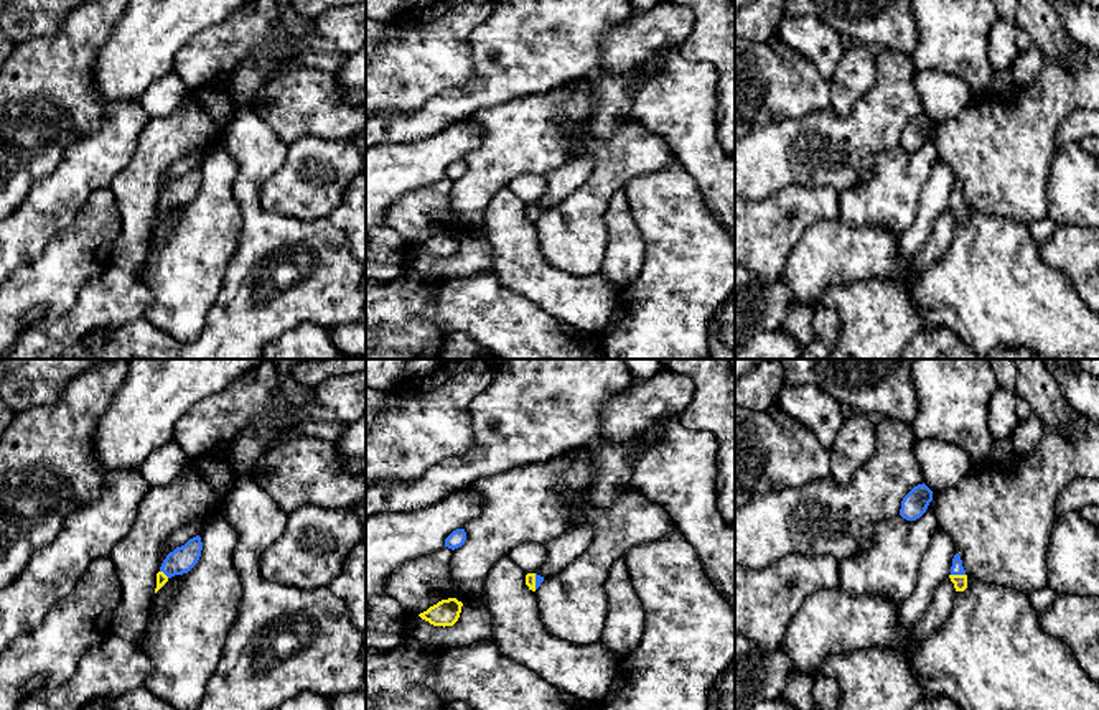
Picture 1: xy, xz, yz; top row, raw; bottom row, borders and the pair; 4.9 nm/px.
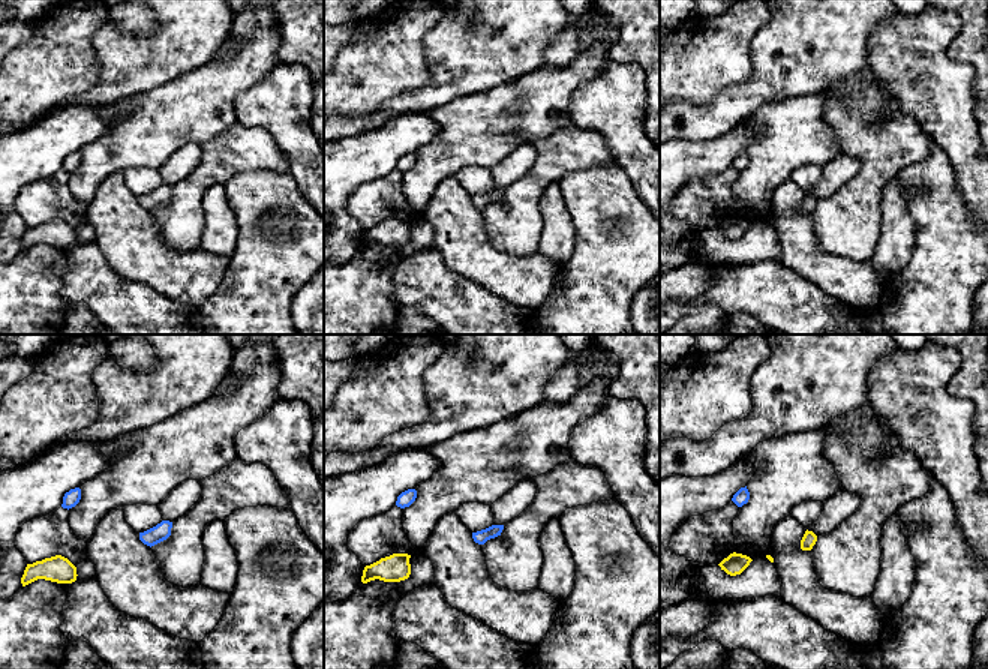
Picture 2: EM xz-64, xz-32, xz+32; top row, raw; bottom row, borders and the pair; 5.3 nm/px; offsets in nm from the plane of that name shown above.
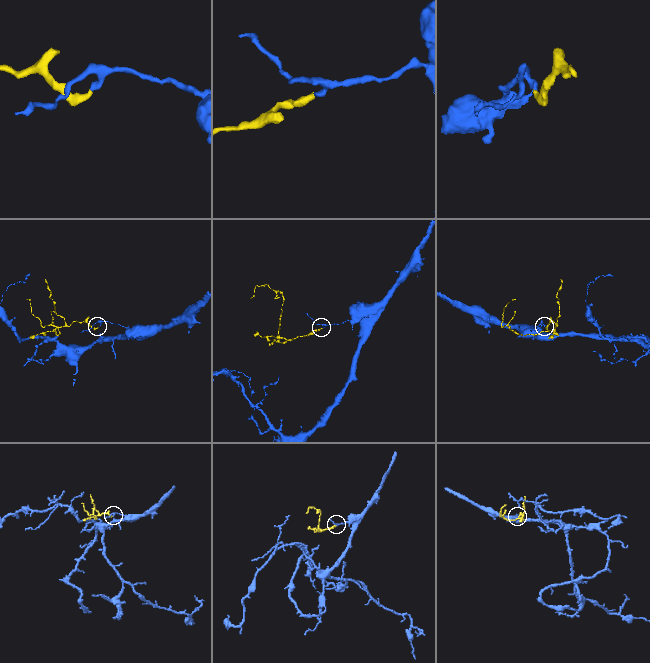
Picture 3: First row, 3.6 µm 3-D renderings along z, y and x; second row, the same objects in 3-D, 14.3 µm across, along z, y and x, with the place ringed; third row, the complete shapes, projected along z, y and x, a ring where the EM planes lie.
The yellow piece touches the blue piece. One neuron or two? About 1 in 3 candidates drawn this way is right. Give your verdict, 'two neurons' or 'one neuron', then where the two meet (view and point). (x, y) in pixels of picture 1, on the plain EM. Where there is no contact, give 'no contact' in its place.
one neuron; meets yellow in yz at (958, 206)

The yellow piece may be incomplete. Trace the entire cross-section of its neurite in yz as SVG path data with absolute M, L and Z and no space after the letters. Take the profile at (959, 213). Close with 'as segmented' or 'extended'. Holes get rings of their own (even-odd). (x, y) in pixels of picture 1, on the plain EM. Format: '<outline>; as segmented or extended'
M956 185L952 189L952 198L951 198L951 213L954 214L956 222L964 222L967 219L967 206L962 198L961 186Z; extended

